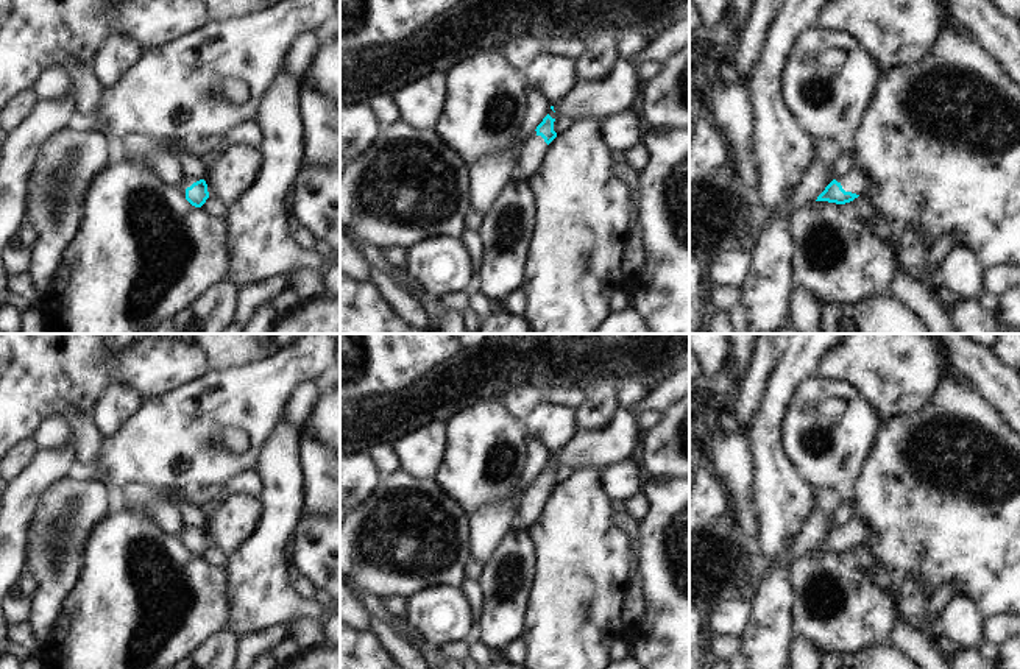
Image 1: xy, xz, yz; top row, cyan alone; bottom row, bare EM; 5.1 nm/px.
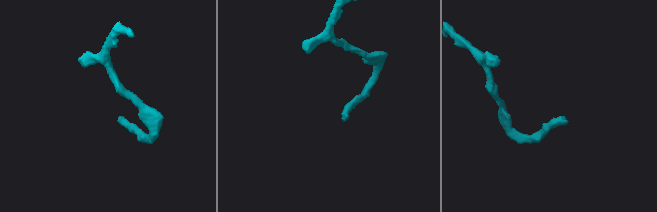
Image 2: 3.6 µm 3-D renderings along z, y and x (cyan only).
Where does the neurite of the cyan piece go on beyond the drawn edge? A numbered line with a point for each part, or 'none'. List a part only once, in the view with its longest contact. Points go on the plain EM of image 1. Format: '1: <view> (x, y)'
1: yz (857, 530)

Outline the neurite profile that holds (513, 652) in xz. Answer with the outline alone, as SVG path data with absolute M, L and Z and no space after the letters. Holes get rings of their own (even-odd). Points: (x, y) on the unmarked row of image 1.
M515 638L501 652L502 658L515 666L522 666L526 661L526 644L522 638Z

